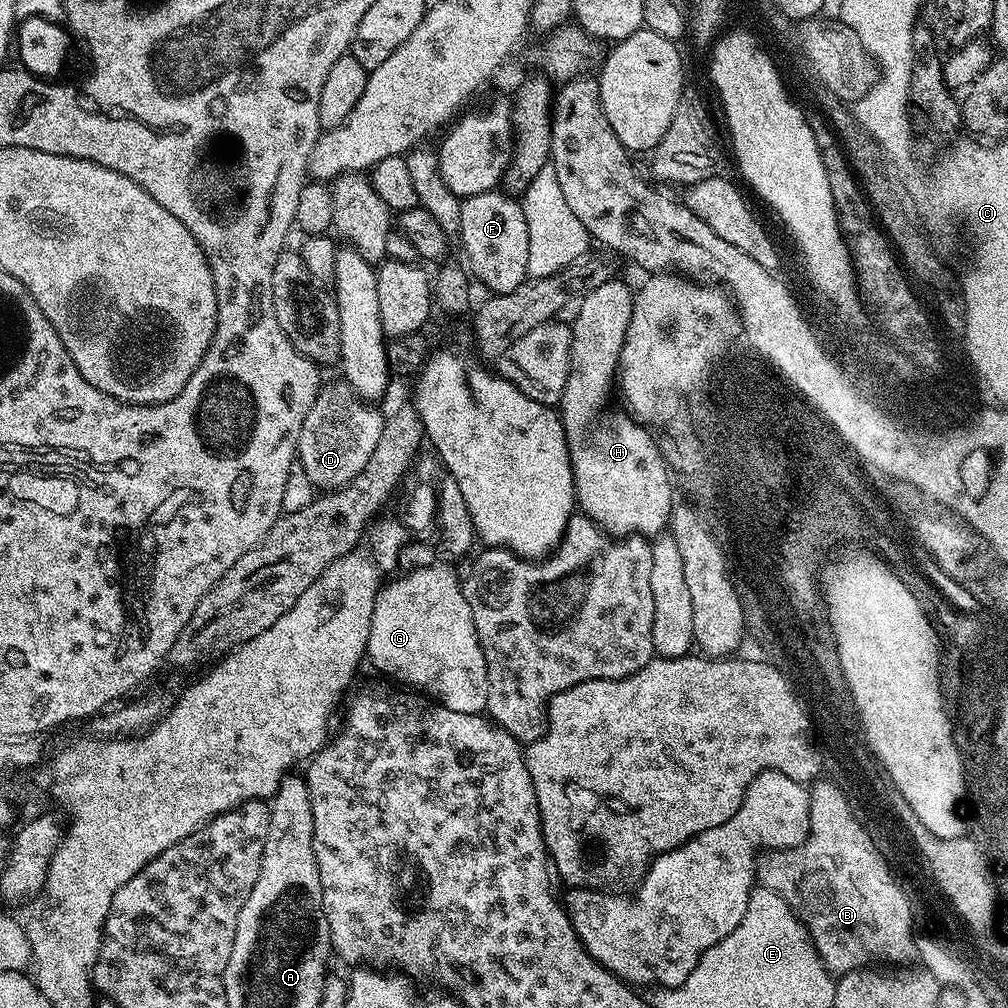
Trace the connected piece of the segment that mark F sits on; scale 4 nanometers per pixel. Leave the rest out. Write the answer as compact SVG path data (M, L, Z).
M500 190L463 197L460 201L458 239L468 259L467 271L475 279L477 276L489 288L489 293L510 294L510 290L518 290L518 286L529 279L527 259L530 239L519 199L511 200Z

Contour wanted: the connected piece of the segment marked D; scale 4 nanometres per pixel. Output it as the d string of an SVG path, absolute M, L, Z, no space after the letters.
M343 382L325 385L306 414L297 444L298 462L315 489L329 492L343 488L364 468L382 434L385 415L363 401Z

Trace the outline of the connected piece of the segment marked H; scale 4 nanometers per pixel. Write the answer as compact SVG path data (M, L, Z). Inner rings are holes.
M616 279L605 280L579 301L580 309L576 312L576 321L571 321L570 324L572 349L566 386L560 395L558 411L568 439L568 456L572 459L572 477L579 511L590 517L613 538L637 534L645 538L655 538L669 527L674 507L674 480L668 464L665 463L661 445L656 445L648 433L651 431L631 415L621 411L622 413L608 412L603 416L604 407L608 404L608 395L614 392L614 381L618 376L620 355L626 330L630 326L634 303L633 289L628 289L622 281Z

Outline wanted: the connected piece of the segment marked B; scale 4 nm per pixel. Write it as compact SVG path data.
M814 784L810 788L812 809L810 810L810 822L808 823L808 836L803 844L798 844L783 850L768 850L756 861L756 872L758 873L759 887L774 890L788 905L795 916L804 923L808 929L808 937L811 938L817 954L822 958L822 962L828 967L829 972L837 977L845 976L847 972L853 972L859 968L869 966L904 966L914 960L912 955L912 939L909 936L908 928L908 907L904 903L905 895L900 896L896 891L896 886L888 878L888 873L884 871L884 864L881 864L880 857L873 851L872 844L869 844L868 836L860 830L859 824L852 820L851 812L848 812L847 804L841 800L839 792L831 788L828 784Z

